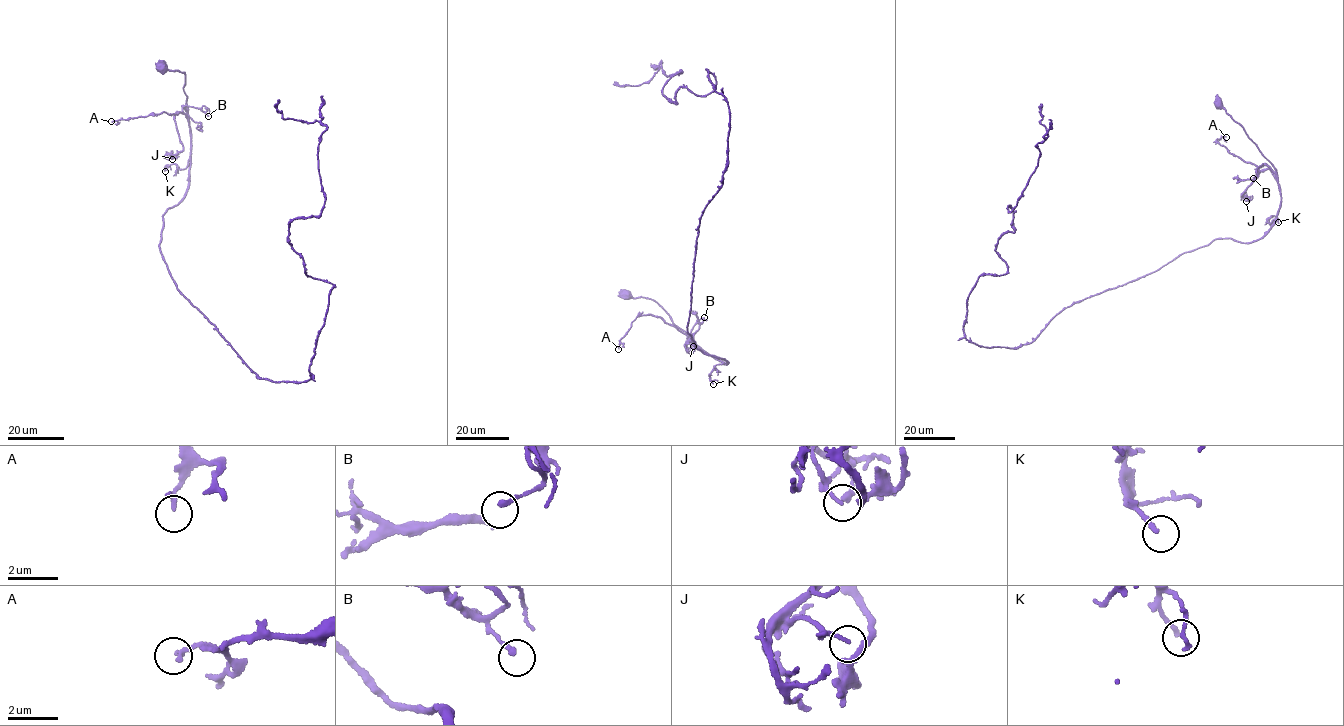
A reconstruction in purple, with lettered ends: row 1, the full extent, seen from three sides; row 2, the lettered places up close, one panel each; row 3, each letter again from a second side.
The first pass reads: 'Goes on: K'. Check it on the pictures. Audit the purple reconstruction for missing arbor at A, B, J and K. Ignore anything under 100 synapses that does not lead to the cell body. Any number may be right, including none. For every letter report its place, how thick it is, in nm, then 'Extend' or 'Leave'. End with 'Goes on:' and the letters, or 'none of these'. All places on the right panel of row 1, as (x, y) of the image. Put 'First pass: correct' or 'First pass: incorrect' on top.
First pass: incorrect
A: Place: (1226, 137). Thickness 180 nm. Leave
B: Place: (1253, 178). Thickness 200 nm. Leave
J: Place: (1246, 201). Thickness 110 nm. Leave
K: Place: (1278, 222). Thickness 160 nm. Leave
Goes on: none of these

